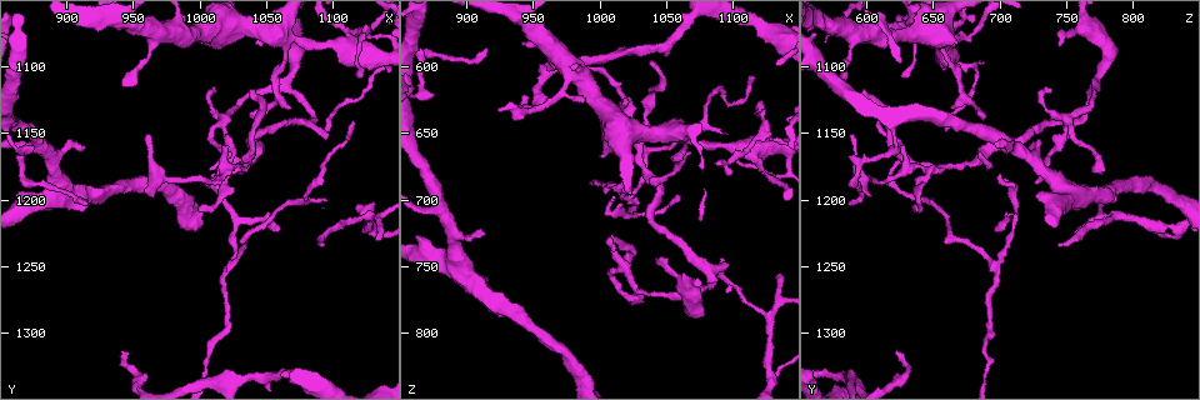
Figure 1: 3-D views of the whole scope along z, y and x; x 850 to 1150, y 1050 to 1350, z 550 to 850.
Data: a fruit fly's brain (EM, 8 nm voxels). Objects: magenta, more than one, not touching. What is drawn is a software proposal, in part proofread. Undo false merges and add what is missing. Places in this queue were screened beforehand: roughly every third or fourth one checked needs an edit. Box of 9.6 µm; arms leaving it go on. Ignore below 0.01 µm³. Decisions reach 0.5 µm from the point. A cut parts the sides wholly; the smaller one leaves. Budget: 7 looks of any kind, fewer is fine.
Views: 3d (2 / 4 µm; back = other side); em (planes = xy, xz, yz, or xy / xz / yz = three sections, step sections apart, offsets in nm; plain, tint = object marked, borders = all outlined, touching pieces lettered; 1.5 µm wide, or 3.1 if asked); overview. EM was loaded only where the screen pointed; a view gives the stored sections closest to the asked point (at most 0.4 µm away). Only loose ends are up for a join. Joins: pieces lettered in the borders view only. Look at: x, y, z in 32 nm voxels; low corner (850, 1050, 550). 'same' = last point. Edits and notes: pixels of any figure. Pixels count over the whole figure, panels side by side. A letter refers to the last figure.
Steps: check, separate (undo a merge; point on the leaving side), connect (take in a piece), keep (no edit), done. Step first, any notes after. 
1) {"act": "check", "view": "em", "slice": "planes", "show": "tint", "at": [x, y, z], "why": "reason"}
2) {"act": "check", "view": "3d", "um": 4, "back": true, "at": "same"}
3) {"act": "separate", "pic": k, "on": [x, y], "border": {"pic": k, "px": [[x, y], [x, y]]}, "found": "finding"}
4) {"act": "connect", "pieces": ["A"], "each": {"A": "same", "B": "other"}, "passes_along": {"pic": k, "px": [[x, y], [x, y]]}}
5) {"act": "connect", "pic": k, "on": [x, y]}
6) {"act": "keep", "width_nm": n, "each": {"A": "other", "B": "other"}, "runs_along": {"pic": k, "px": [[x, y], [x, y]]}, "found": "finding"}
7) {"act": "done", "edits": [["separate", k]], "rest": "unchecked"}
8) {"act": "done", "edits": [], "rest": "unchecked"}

{"act": "check", "view": "em", "slice": "planes", "show": "borders", "at": [1088, 1186, 616], "why": "abrupt turn"}

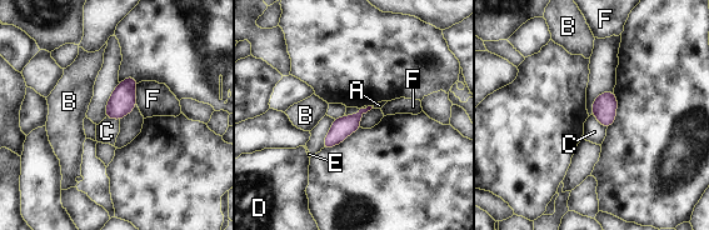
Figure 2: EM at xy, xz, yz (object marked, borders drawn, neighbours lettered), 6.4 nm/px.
{"act": "keep", "each": {"A": "other", "B": "other", "C": "other", "D": "other", "E": "other", "F": "other"}, "found": "one cell here"}

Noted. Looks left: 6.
{"act": "check", "view": "em", "slice": "planes", "show": "borders", "at": [1032, 1178, 774], "why": "thin end"}

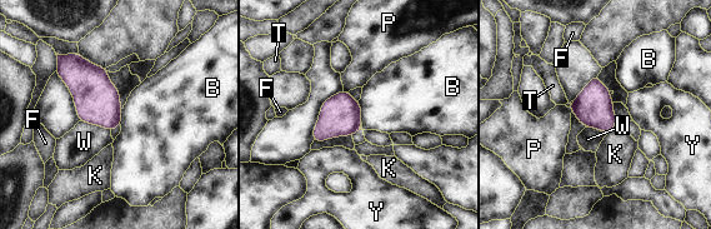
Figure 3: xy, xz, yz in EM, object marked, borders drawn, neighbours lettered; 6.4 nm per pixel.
{"act": "keep", "each": {"B": "other", "F": "other", "K": "other", "P": "other", "T": "other", "W": "other", "Y": "other"}, "border": {"pic": 3, "px": [[357, 101], [361, 120]]}, "found": "none of them fits"}

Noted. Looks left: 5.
{"act": "check", "view": "3d", "um": 2, "at": [1008, 1180, 702], "why": "tapers out"}

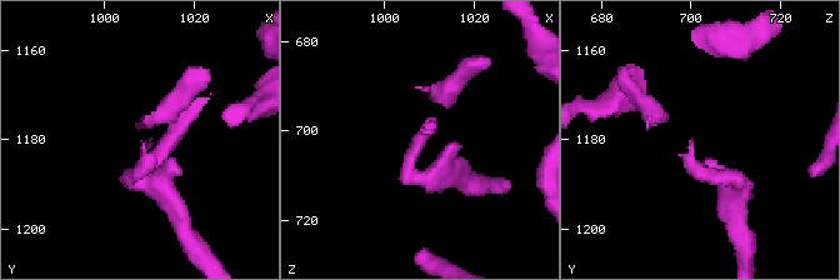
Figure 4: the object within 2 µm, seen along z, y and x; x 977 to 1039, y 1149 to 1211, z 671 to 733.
{"act": "check", "view": "em", "slice": "planes", "show": "plain", "at": [1009, 1181, 699]}

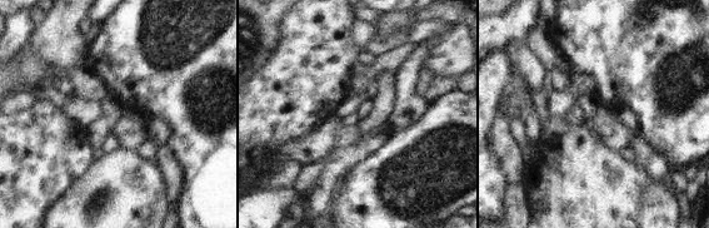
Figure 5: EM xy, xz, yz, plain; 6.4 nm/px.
{"act": "check", "view": "em", "slice": "planes", "show": "borders", "at": "same", "why": "see the neighbours"}

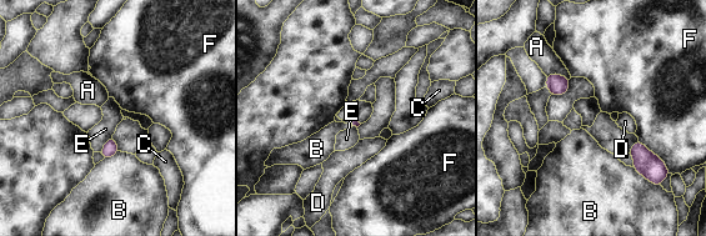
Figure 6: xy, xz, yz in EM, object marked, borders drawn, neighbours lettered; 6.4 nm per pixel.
{"act": "keep", "each": {"A": "other", "B": "other", "C": "other", "D": "other", "E": "other", "F": "other"}, "border": {"pic": 6, "px": [[632, 166], [652, 182]]}, "found": "no lettered piece goes on from it"}

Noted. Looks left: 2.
{"act": "done", "edits": [], "rest": "unchecked"}

